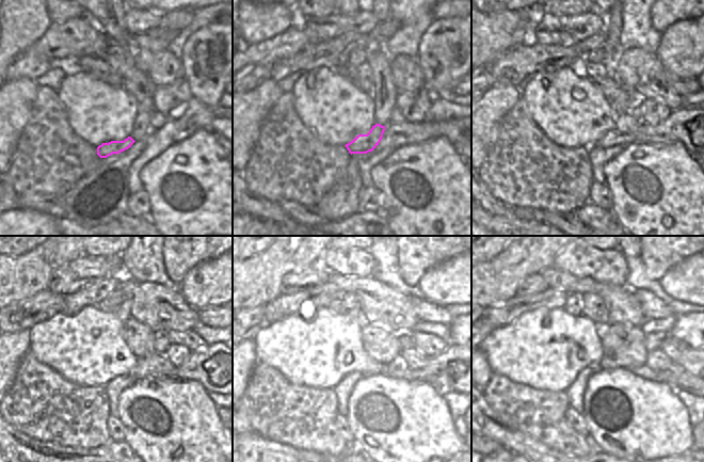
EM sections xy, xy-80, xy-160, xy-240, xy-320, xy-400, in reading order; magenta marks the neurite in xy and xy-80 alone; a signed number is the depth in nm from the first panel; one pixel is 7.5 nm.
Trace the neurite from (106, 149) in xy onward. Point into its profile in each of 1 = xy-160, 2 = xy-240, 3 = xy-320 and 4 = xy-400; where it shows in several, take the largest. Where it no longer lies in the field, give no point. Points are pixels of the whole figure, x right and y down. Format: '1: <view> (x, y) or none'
1: xy-160 (623, 132)
2: xy-240 (153, 365)
3: xy-320 (397, 368)
4: xy-400 (675, 377)

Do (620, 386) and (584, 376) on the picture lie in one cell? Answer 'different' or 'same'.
different

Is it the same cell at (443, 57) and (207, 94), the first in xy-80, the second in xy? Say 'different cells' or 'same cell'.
same cell

